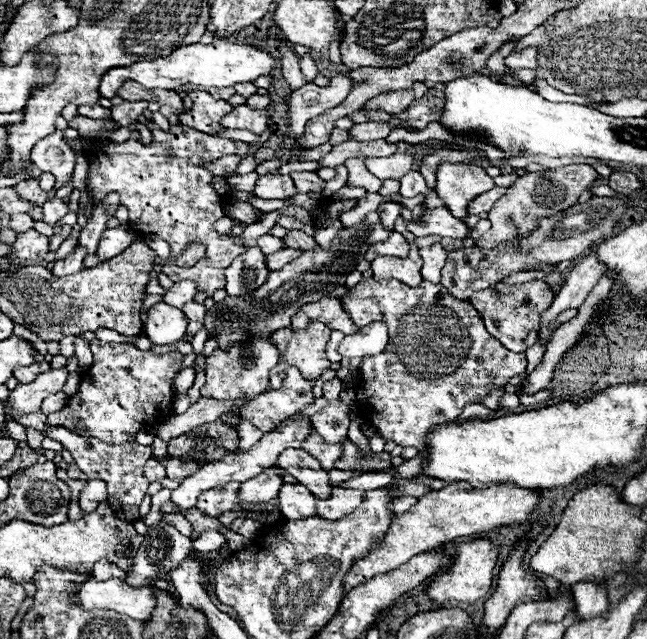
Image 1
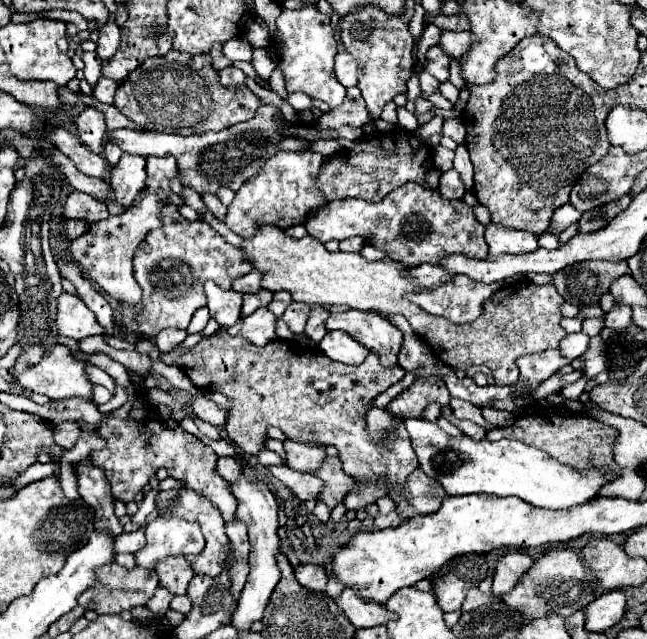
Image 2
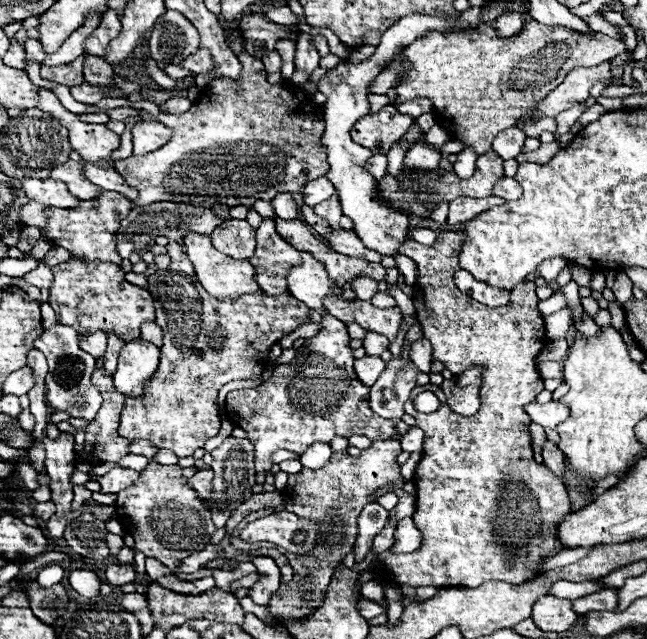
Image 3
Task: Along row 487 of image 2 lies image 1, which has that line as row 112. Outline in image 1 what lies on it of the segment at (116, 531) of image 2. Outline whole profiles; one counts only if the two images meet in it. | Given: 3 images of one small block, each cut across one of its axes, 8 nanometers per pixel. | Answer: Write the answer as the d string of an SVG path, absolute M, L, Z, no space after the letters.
M94 104L94 106L80 106L80 116L86 116L86 118L104 120L104 118L108 118L108 114L110 114L110 110L102 108L98 104Z

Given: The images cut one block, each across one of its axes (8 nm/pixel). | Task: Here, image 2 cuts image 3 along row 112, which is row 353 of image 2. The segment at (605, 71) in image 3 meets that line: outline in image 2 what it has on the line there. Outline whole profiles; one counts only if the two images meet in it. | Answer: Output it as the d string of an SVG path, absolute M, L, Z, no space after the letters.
M546 350L540 354L524 354L516 358L516 366L520 370L520 380L524 384L540 384L540 380L548 380L558 368L566 366L566 360L560 356L558 350Z

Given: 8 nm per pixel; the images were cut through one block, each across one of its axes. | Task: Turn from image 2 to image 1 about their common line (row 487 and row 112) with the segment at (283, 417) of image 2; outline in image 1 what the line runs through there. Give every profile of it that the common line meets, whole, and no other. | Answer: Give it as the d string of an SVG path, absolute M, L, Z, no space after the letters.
M412 86L412 90L402 90L402 92L396 92L396 94L380 94L376 98L370 98L362 110L384 110L388 114L400 114L404 112L410 102L414 102L416 98L422 98L426 94L426 86Z

